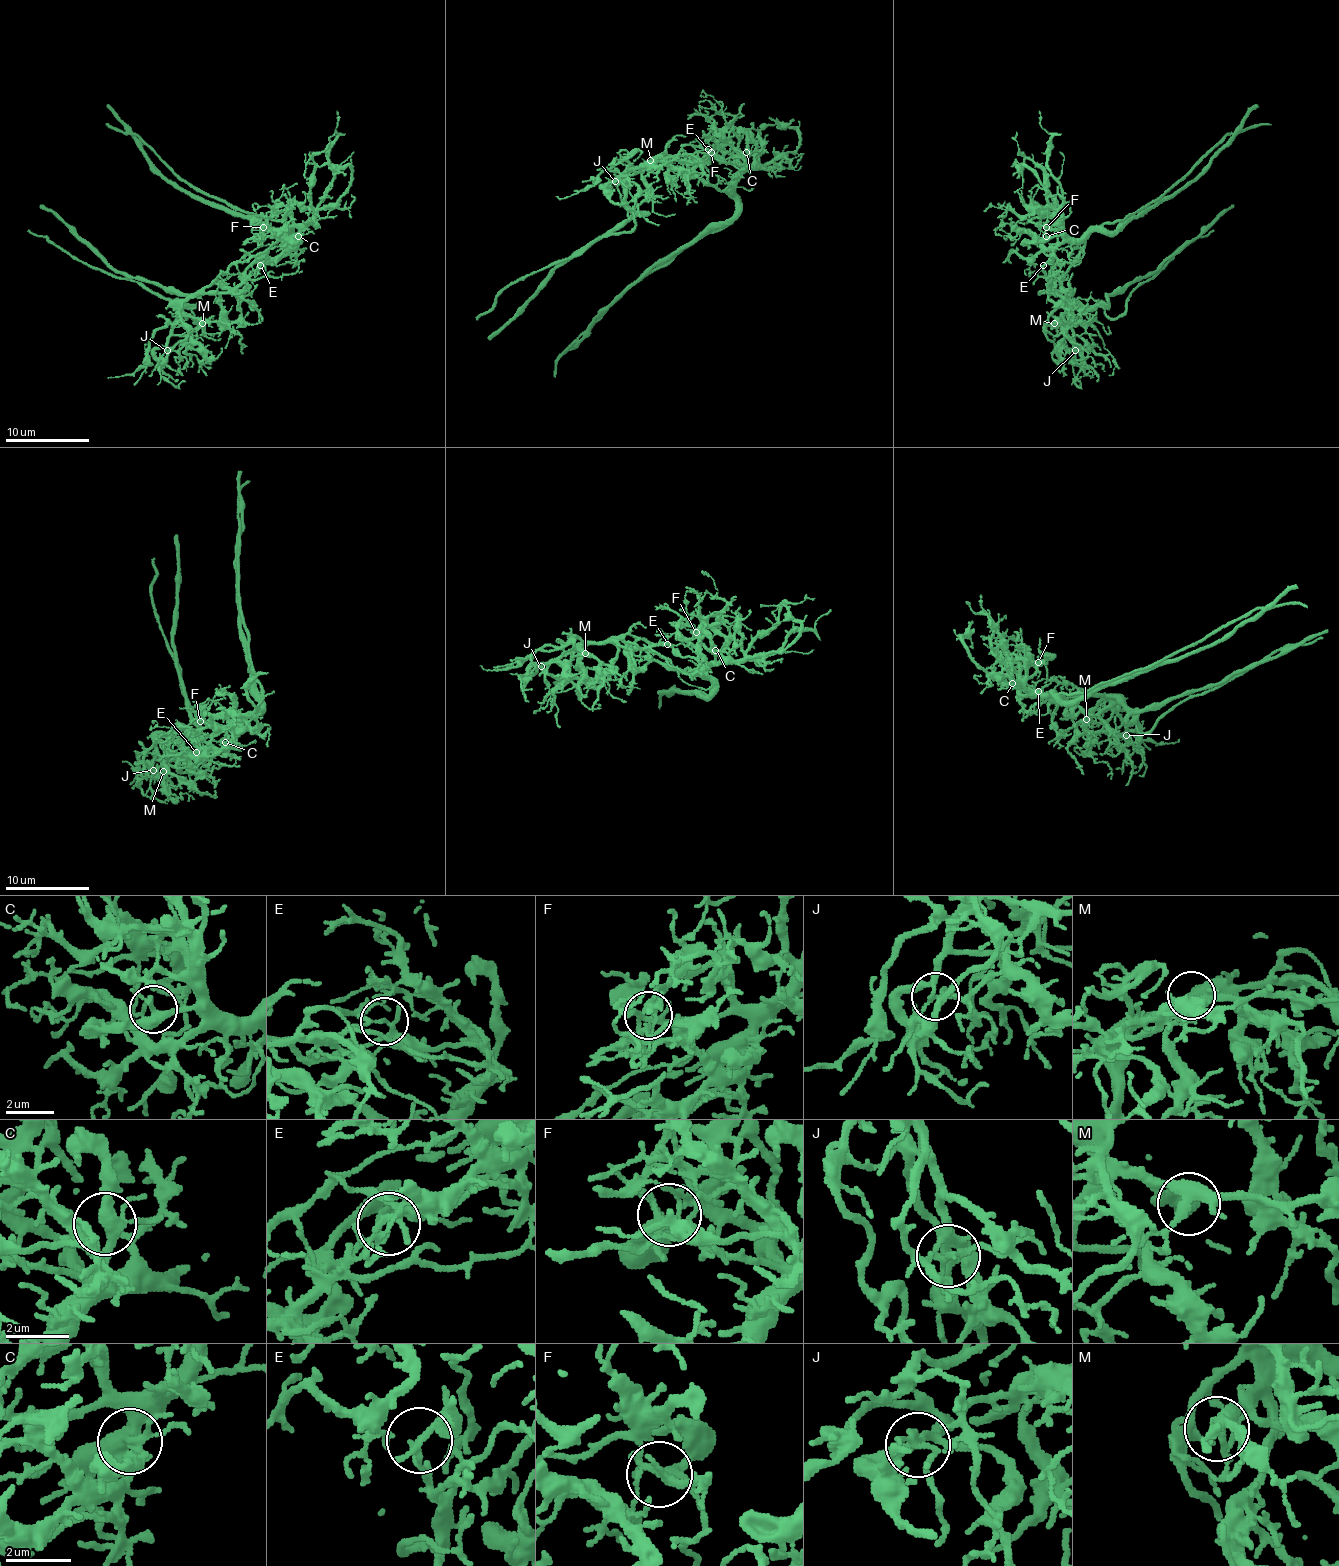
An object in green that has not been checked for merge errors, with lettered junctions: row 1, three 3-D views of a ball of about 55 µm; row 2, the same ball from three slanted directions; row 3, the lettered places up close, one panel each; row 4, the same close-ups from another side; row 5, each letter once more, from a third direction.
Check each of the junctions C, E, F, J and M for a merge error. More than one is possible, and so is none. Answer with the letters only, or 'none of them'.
E

